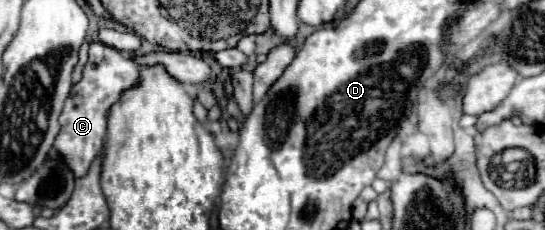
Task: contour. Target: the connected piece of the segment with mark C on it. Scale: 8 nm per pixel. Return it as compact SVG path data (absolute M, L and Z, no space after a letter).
M102 42L90 44L88 64L84 66L82 80L72 86L72 92L64 104L64 110L60 114L60 132L52 146L52 152L62 158L66 166L70 166L74 178L82 178L90 170L90 164L96 160L96 156L102 152L108 108L120 98L120 92L136 86L138 80L140 74L132 58Z

